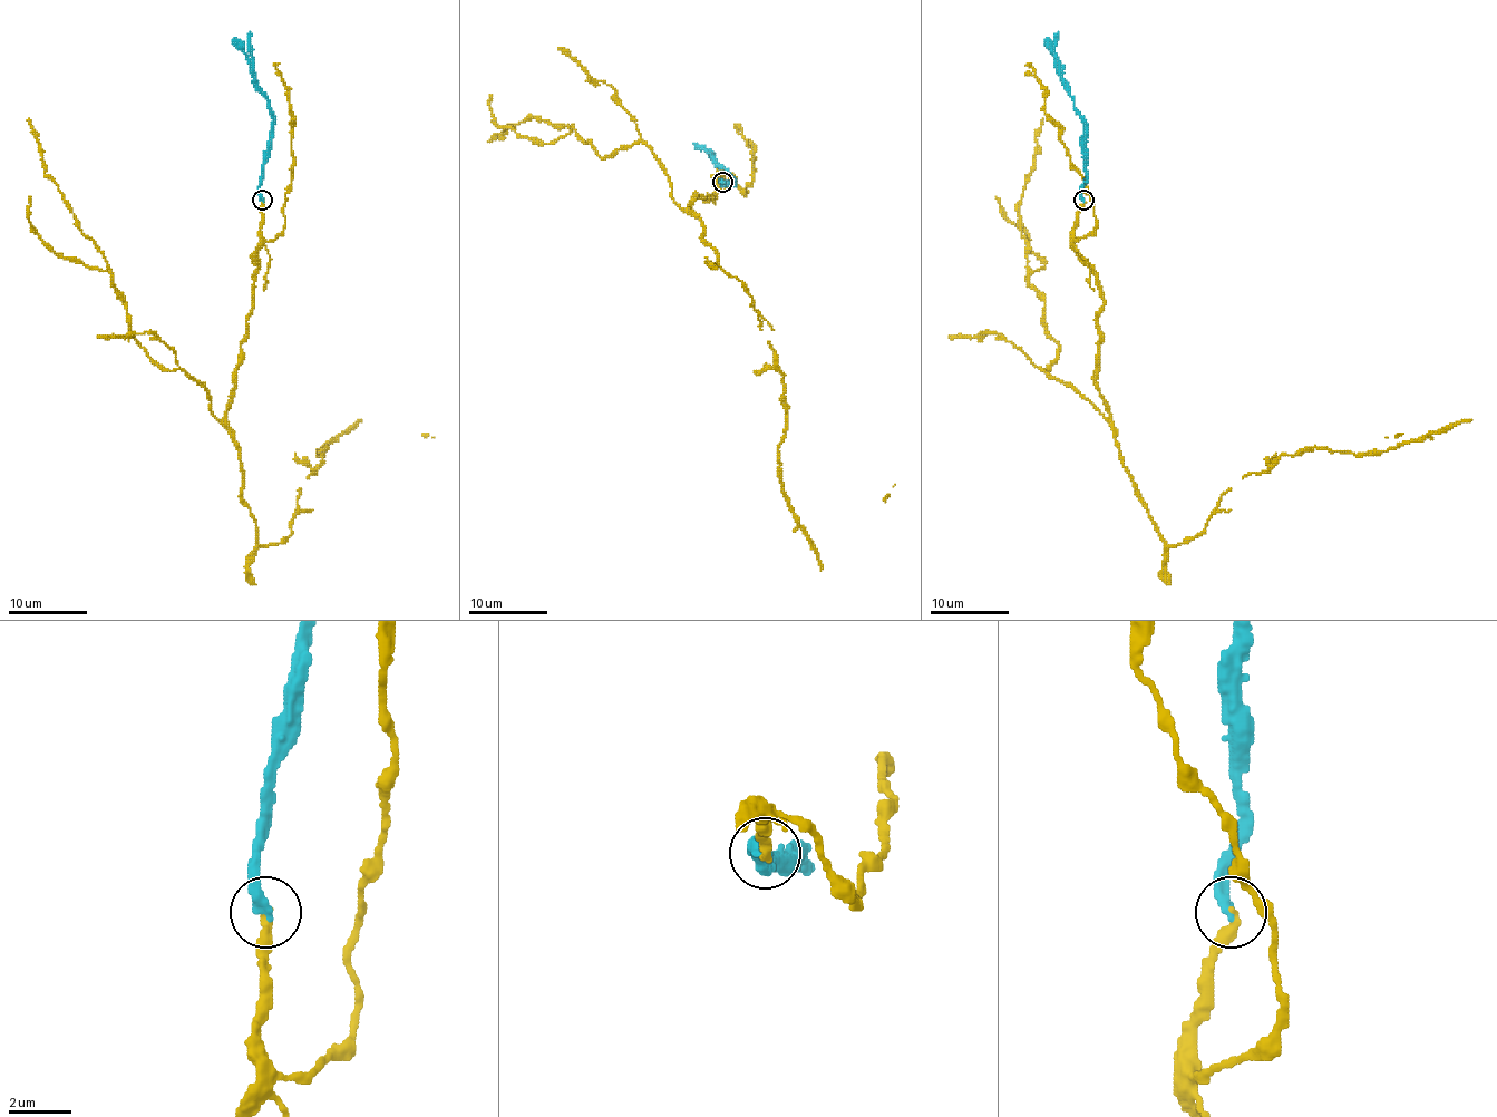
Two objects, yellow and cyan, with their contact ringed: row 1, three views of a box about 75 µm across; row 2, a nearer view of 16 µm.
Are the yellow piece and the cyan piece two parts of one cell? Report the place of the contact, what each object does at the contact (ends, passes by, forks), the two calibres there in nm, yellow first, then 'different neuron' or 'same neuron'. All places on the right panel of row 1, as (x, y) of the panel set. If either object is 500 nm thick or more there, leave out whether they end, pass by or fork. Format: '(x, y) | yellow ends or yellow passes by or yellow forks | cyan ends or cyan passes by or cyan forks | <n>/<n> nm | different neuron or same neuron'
(1084, 200) | yellow ends | cyan ends | 280/400 nm | same neuron

